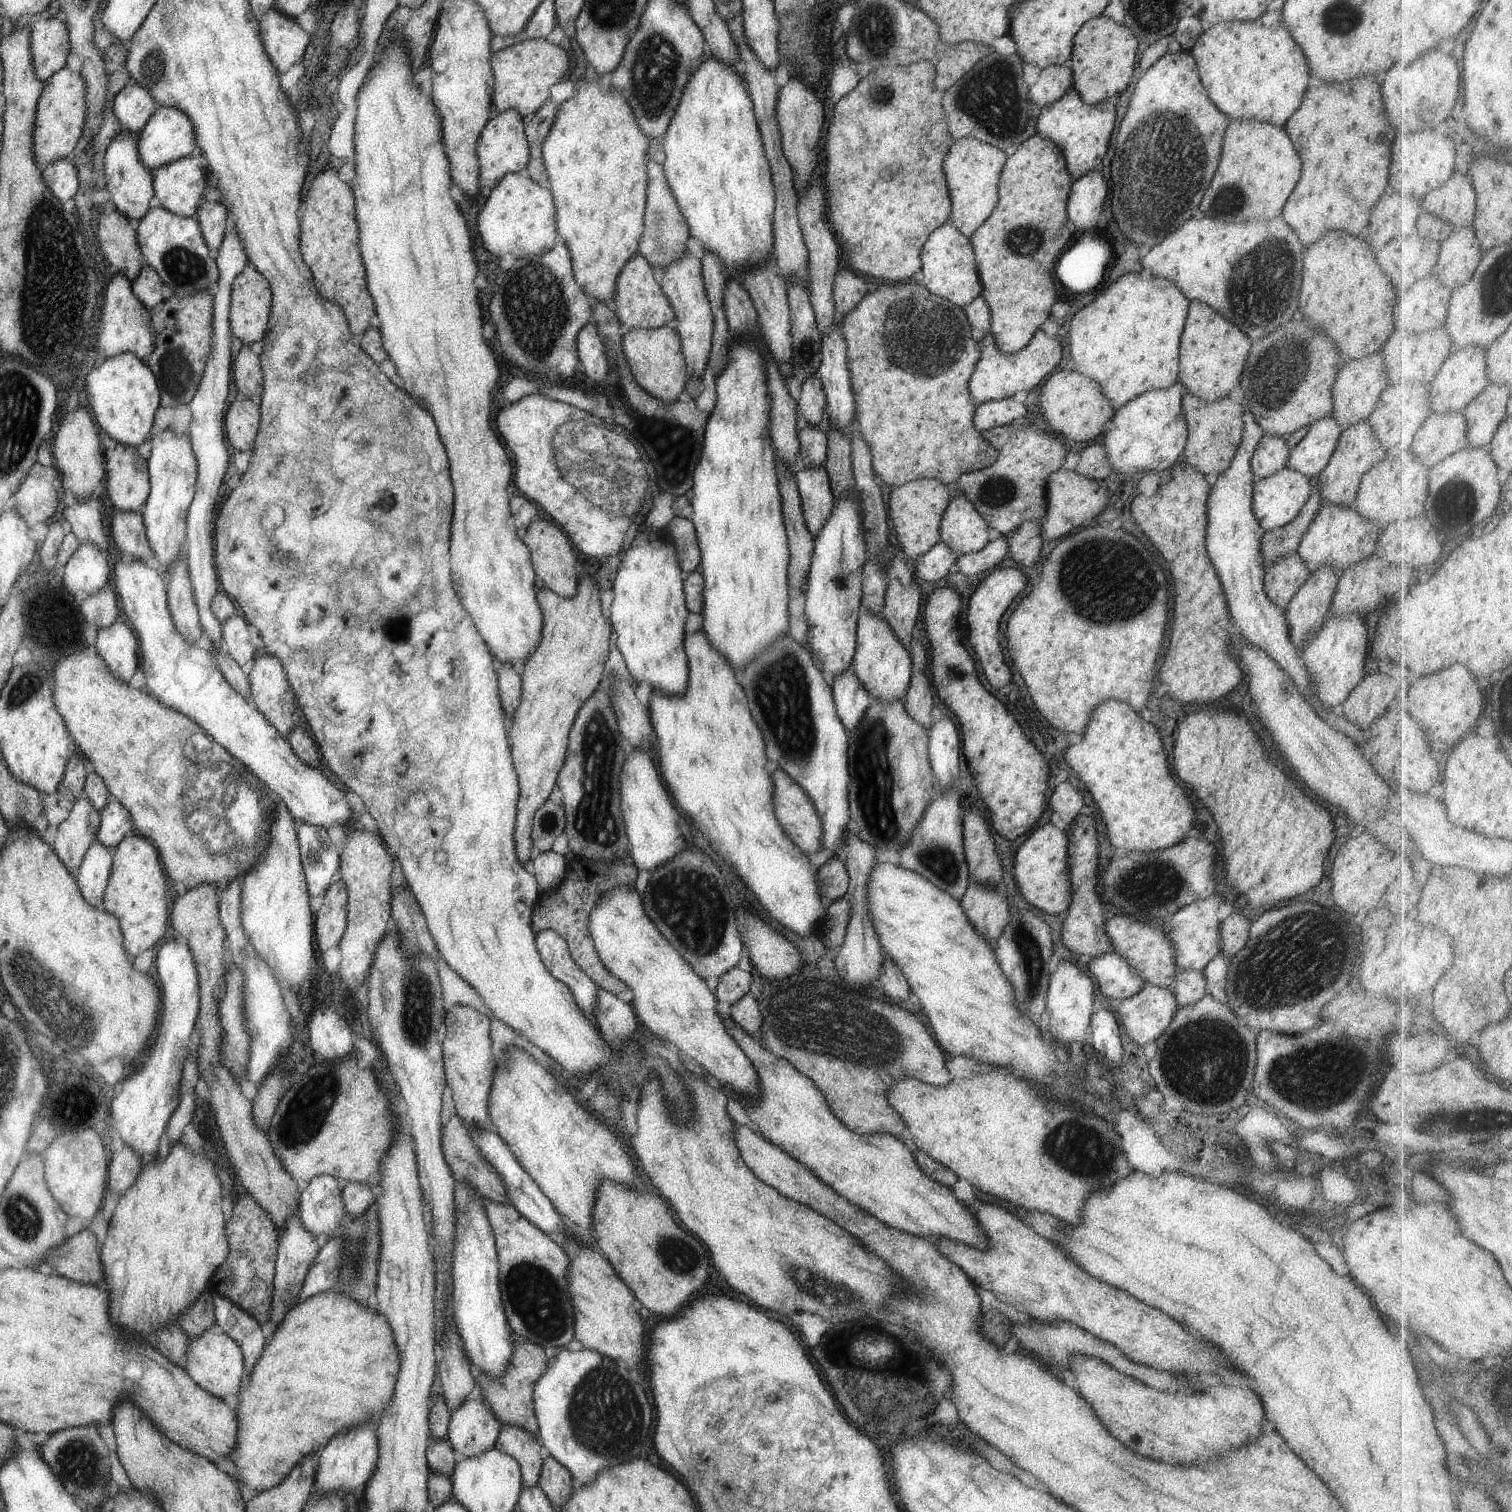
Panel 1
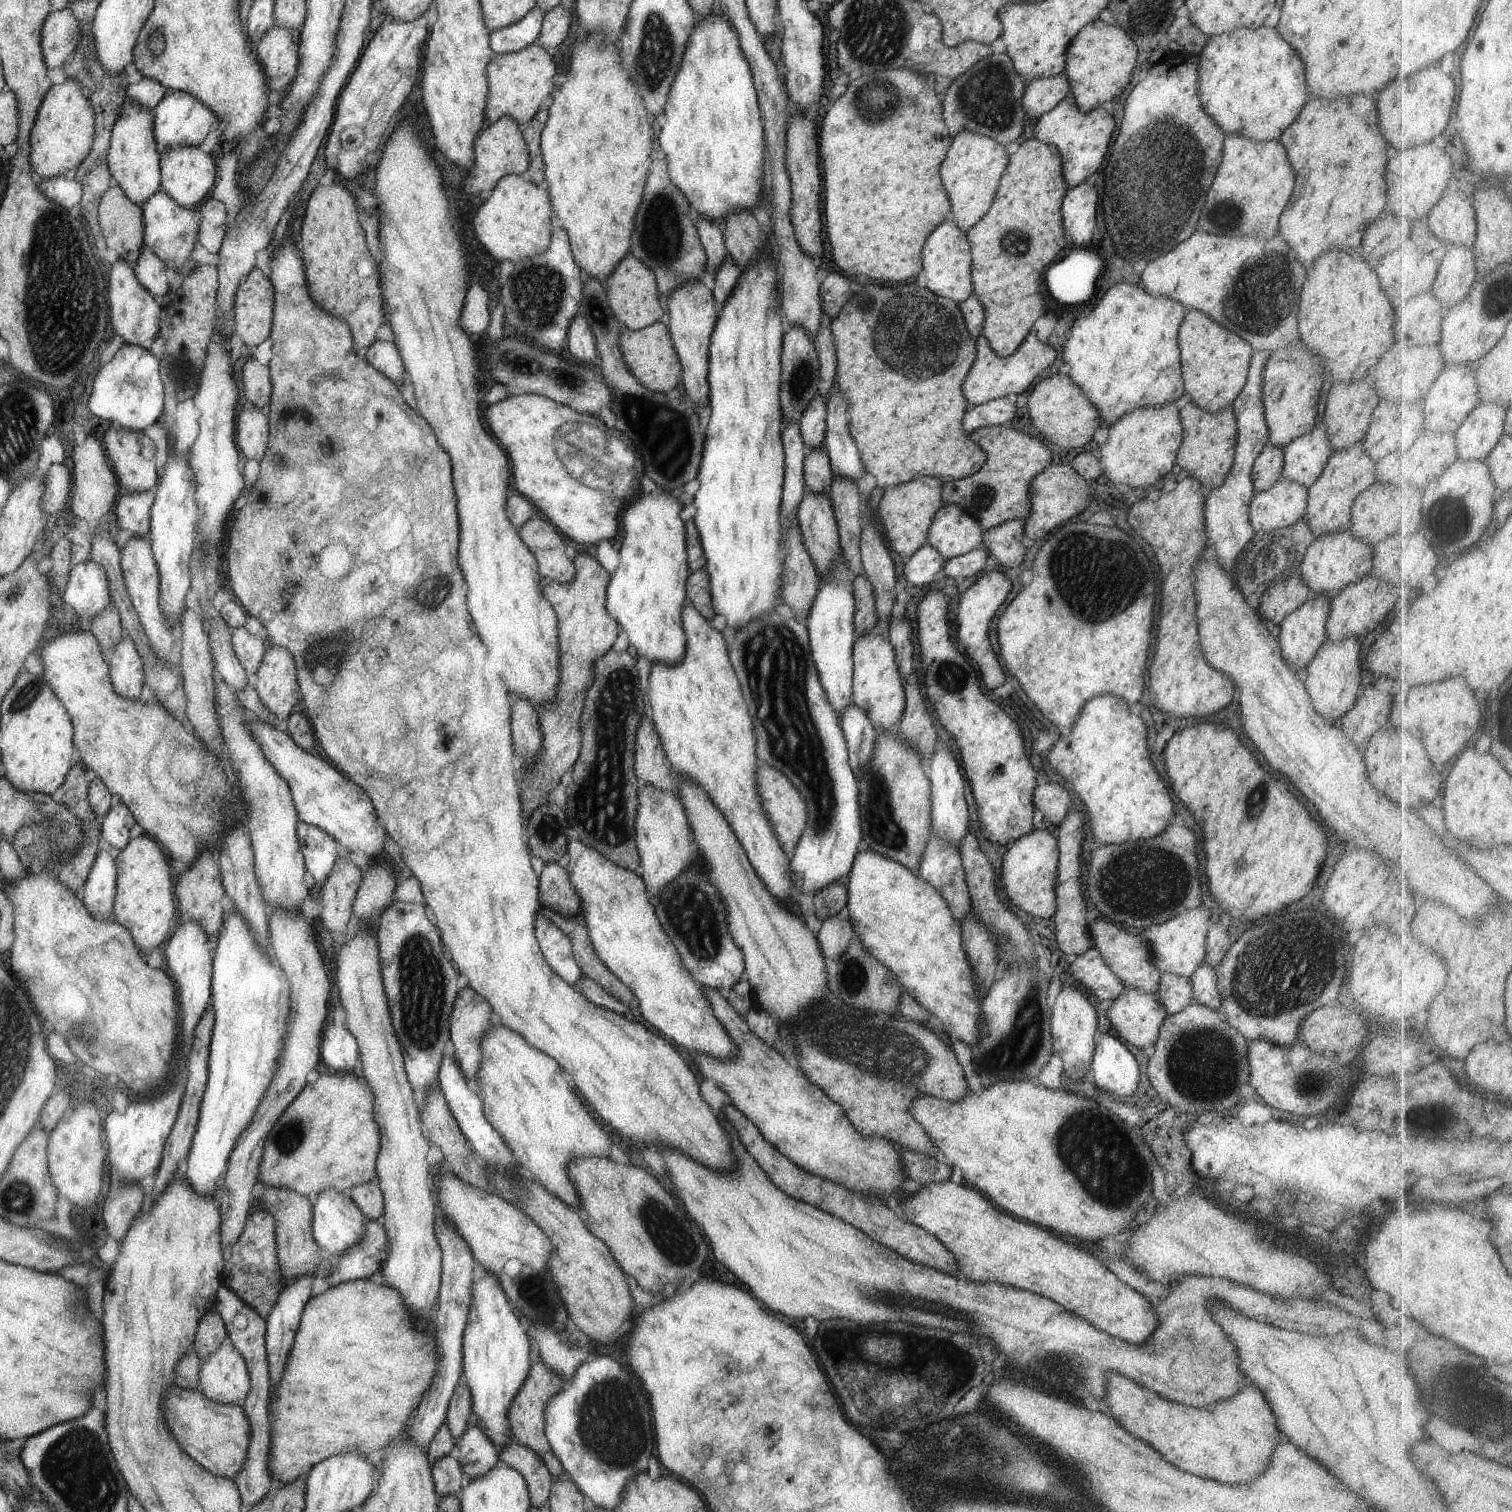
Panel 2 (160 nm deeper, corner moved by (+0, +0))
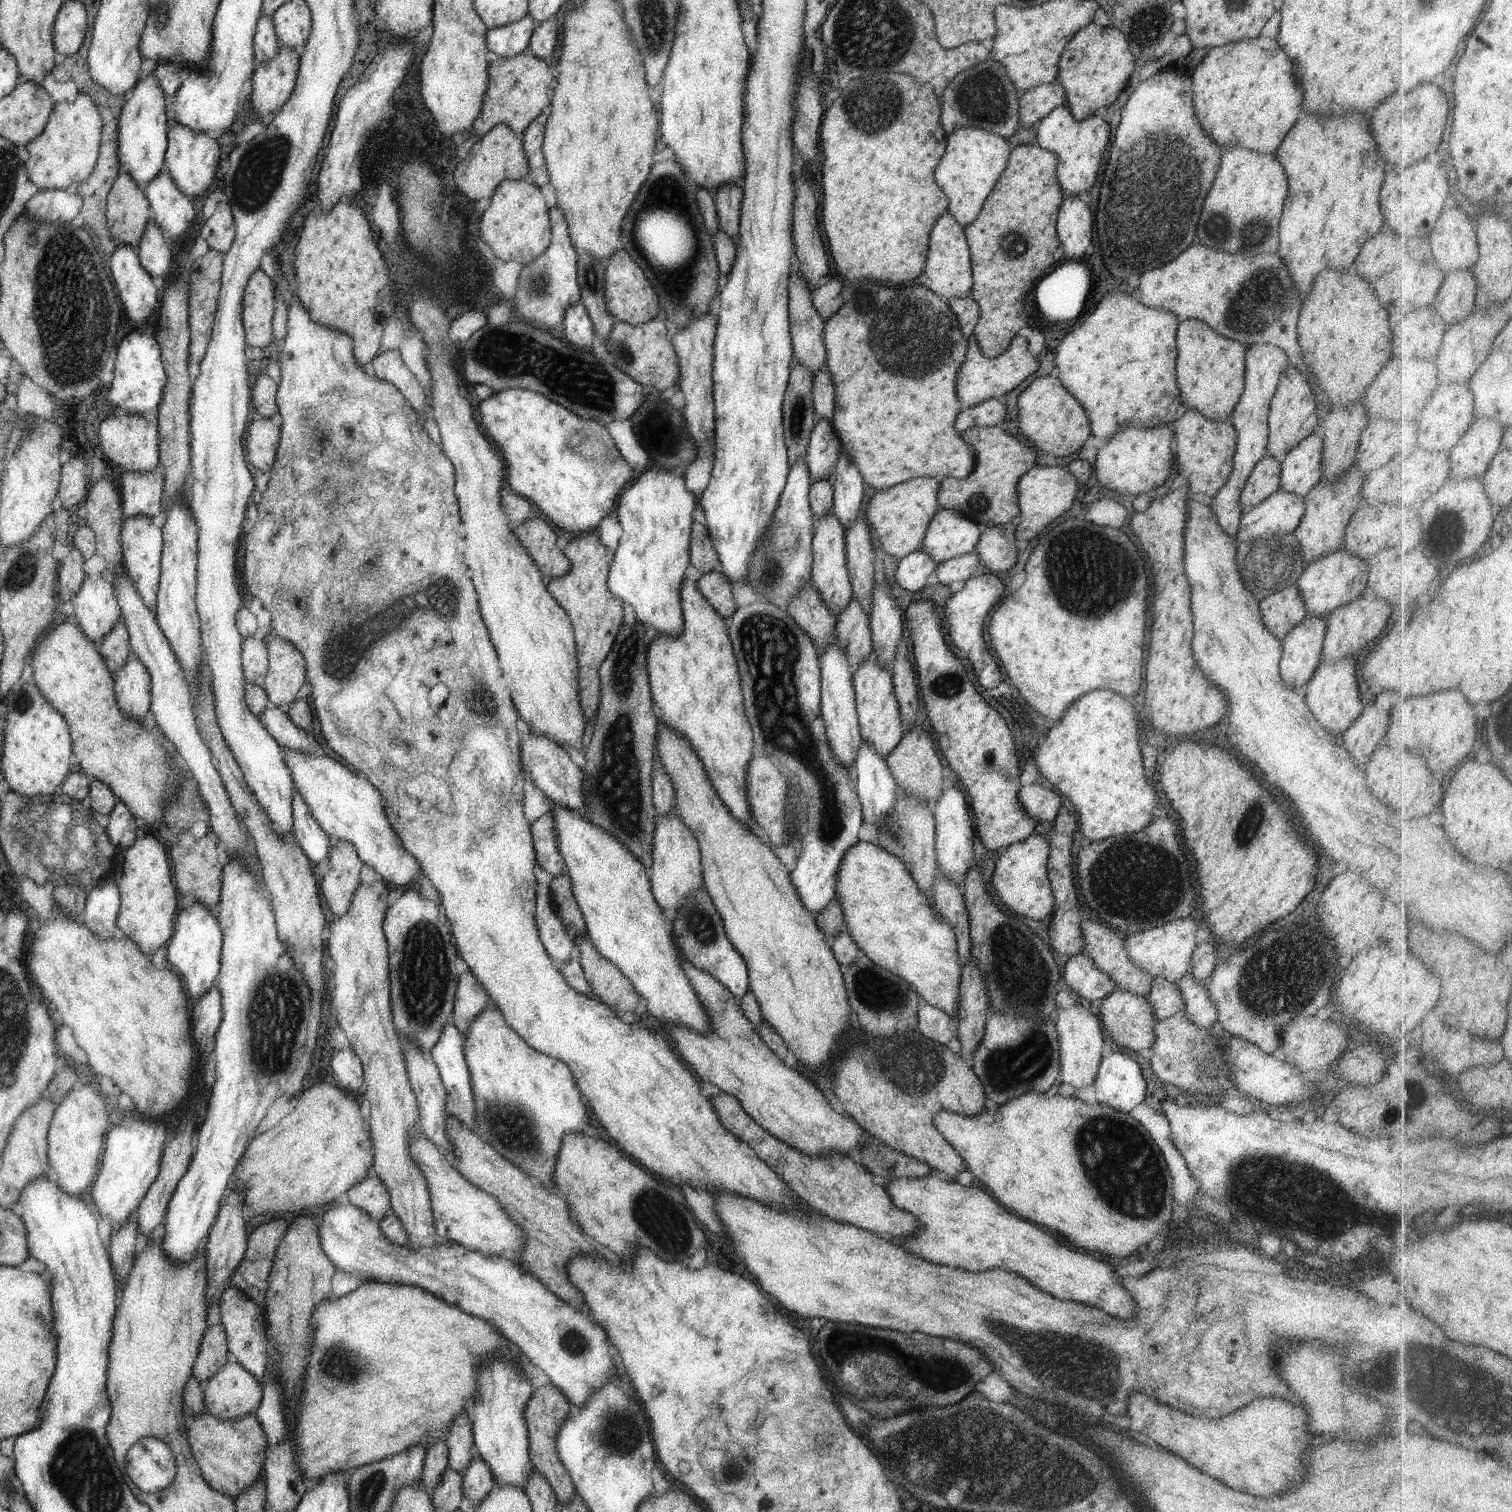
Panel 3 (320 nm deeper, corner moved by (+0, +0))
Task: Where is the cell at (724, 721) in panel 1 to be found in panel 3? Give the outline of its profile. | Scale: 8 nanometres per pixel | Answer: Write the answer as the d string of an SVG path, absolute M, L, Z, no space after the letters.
M687 577L682 581L681 607L683 631L678 636L656 635L647 647L647 673L658 722L670 724L690 741L722 802L735 819L758 831L746 796L747 768L755 742L744 714L738 663L724 617L711 607L697 582Z

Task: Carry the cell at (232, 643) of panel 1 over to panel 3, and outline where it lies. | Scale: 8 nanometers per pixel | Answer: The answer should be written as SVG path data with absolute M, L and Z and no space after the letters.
M243 638L242 658L244 660L245 682L259 687L265 683L266 675L269 674L269 654L260 640Z

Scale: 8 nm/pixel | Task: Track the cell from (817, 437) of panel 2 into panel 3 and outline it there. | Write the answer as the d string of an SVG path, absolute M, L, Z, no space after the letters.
M819 420L811 432L805 460L812 482L828 479L837 465L841 449L836 431L830 421Z

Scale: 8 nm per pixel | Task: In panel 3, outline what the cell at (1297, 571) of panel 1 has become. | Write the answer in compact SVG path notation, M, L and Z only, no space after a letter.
M1296 585L1285 587L1259 602L1264 626L1280 642L1307 616L1304 601Z

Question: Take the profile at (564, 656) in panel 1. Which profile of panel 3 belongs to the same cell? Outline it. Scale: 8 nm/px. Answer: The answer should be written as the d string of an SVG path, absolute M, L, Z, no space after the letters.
M599 530L576 536L565 546L566 556L572 561L572 570L564 576L550 579L549 591L569 613L574 624L575 640L578 644L579 658L579 698L589 722L586 727L592 736L594 716L601 699L601 680L599 668L610 654L614 639L622 626L623 600L614 596L607 585L609 568L614 552L600 541Z

